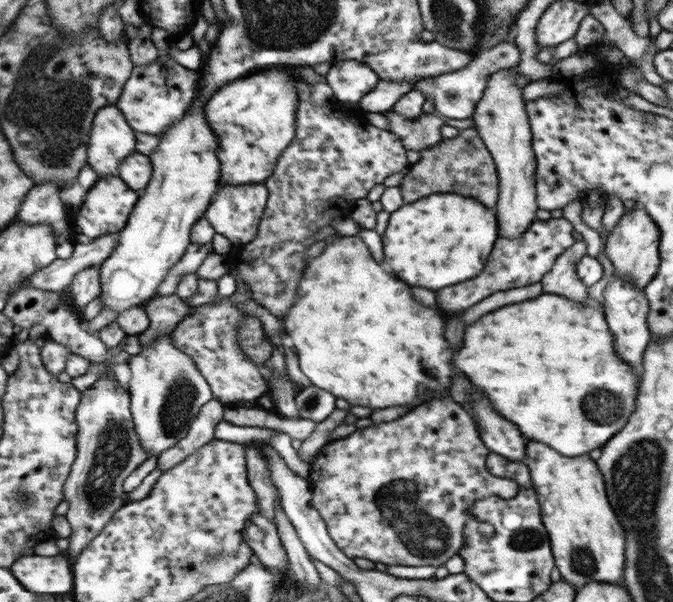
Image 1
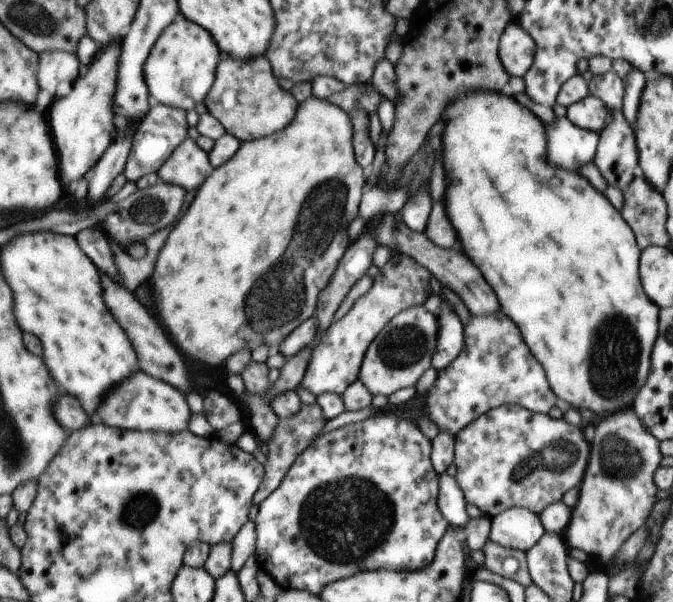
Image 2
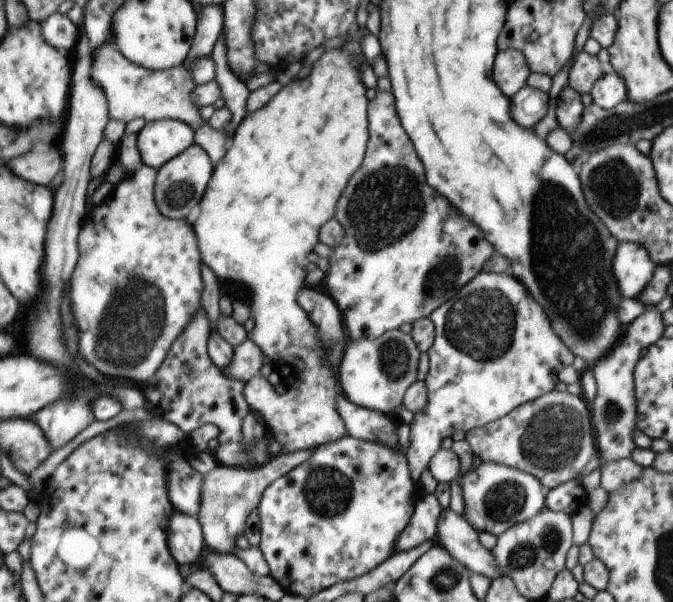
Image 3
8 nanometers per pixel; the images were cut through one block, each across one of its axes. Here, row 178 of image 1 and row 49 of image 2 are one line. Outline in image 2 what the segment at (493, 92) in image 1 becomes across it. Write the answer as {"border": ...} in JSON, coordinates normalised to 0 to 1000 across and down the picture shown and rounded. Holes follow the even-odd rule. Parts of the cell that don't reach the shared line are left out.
{"border":[[[767,38],[747,50],[741,70],[741,98],[746,113],[764,128],[777,128],[792,101],[795,73]]]}

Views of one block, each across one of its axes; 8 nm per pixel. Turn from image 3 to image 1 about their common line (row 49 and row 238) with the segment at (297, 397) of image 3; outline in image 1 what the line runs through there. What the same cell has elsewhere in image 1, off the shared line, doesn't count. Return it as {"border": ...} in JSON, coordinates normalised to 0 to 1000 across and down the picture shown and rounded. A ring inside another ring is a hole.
{"border":[[[530,390],[484,400],[468,435],[462,435],[444,488],[450,488],[450,502],[432,508],[421,530],[426,568],[441,590],[444,613],[465,641],[525,674],[560,681],[605,671],[614,679],[634,668],[632,661],[649,648],[655,648],[652,661],[660,661],[670,641],[670,625],[688,621],[712,645],[738,688],[780,721],[779,728],[792,734],[807,731],[810,741],[842,757],[893,744],[926,711],[932,691],[944,681],[949,630],[938,608],[926,605],[918,585],[908,581],[908,551],[896,532],[896,507],[880,495],[851,502],[837,490],[804,487],[780,502],[747,508],[691,542],[685,578],[670,578],[658,561],[661,528],[649,515],[620,505],[599,468],[572,455]]]}

